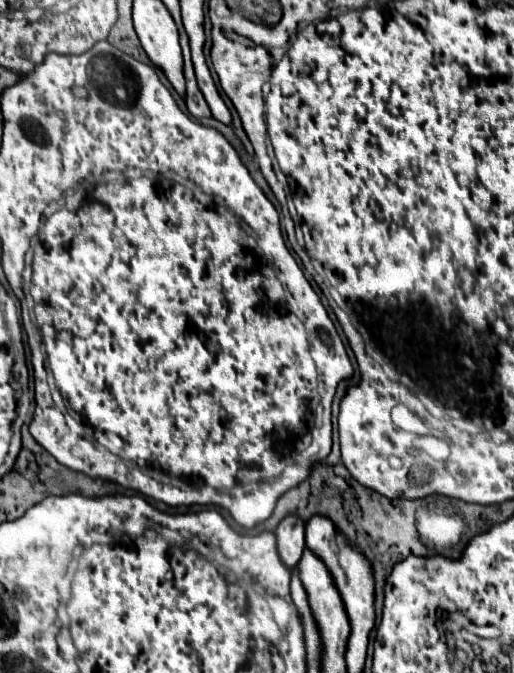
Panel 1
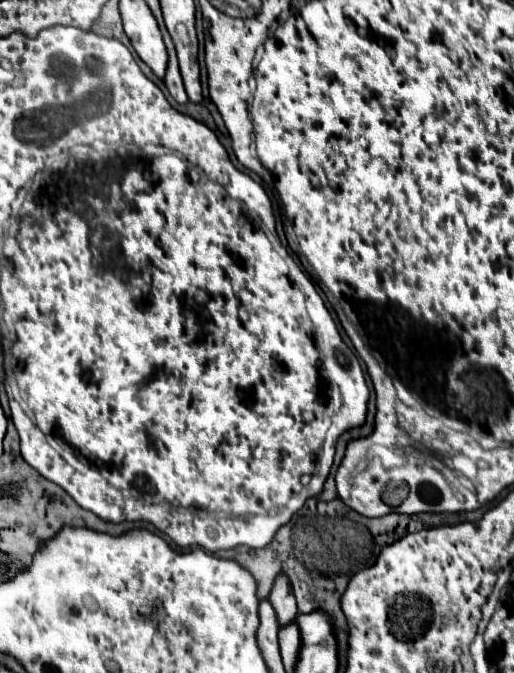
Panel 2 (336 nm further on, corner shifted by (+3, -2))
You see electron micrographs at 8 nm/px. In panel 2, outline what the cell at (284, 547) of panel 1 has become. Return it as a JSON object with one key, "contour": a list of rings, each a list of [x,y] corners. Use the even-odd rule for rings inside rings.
{"contour":[[[286,576],[276,578],[268,600],[270,600],[270,604],[276,612],[280,628],[288,626],[288,622],[294,622],[294,618],[298,614],[298,608],[296,608],[296,600],[294,600],[294,594],[292,594],[292,588],[290,588]]]}

